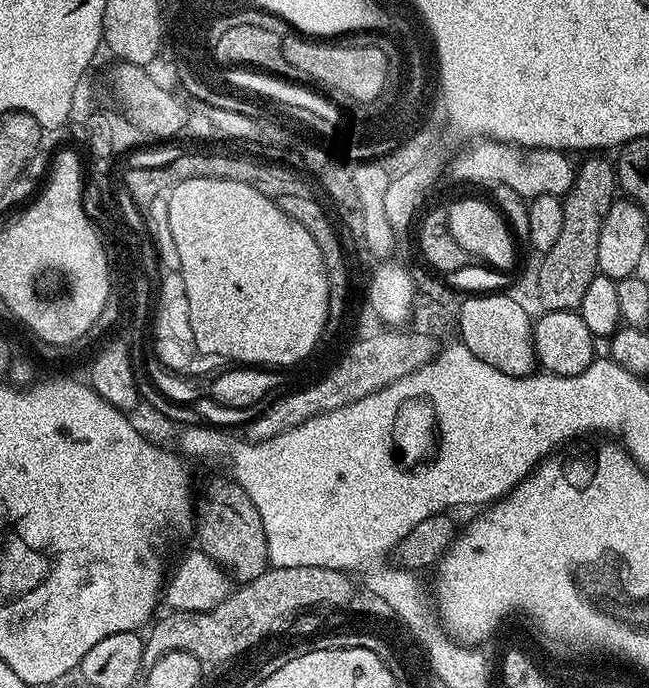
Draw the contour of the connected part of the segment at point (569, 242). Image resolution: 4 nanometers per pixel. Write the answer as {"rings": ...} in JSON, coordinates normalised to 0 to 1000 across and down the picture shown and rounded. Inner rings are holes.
{"rings":[[[901,228],[895,240],[889,243],[886,265],[875,278],[875,283],[867,286],[866,333],[863,342],[843,366],[834,374],[831,400],[832,439],[837,452],[843,453],[875,453],[889,452],[897,439],[897,432],[903,427],[903,419],[920,400],[920,363],[921,347],[926,339],[931,313],[938,308],[938,301],[948,286],[952,269],[949,266],[948,243],[928,230]]]}

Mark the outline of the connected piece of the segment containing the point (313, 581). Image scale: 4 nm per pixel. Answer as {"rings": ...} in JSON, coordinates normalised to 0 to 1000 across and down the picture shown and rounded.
{"rings":[[[496,823],[414,824],[413,830],[405,831],[398,840],[371,847],[365,860],[364,856],[356,859],[350,871],[324,887],[260,888],[259,895],[250,897],[247,903],[242,900],[222,924],[222,971],[237,968],[243,956],[263,948],[291,948],[316,967],[345,965],[381,945],[382,927],[407,924],[421,911],[436,914],[458,891],[492,885],[492,878],[501,878],[505,884],[541,879],[545,868],[542,843],[544,839],[535,831]]]}

